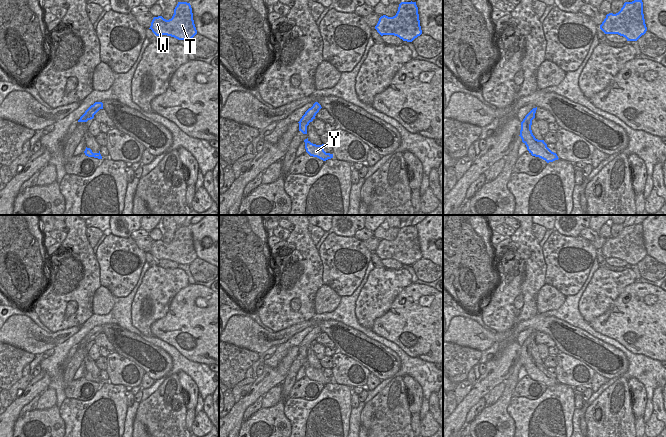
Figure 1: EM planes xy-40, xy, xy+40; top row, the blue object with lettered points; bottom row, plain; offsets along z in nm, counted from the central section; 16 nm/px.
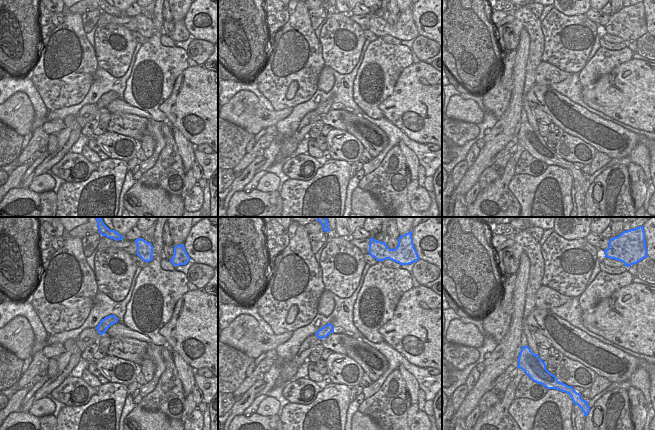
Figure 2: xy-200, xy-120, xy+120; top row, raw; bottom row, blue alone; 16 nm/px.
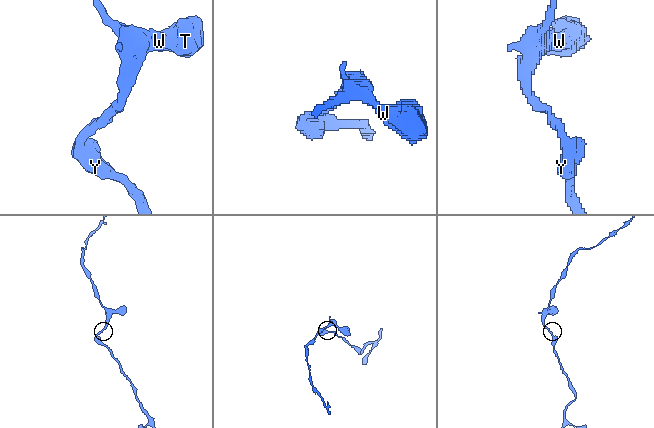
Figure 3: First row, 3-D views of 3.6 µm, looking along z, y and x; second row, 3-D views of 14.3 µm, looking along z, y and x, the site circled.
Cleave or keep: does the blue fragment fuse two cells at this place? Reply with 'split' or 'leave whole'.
leave whole

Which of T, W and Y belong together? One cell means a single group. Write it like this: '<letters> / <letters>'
T W Y

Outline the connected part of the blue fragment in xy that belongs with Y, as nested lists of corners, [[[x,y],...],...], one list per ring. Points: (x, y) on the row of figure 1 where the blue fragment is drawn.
[[[308,138],[304,140],[306,152],[313,157],[317,157],[323,161],[333,158],[333,154],[326,153],[323,149],[323,145],[316,145],[311,143]]]

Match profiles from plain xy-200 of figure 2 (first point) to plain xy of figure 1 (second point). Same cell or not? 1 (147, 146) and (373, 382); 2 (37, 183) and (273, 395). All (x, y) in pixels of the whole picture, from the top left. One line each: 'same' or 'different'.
1: different
2: same

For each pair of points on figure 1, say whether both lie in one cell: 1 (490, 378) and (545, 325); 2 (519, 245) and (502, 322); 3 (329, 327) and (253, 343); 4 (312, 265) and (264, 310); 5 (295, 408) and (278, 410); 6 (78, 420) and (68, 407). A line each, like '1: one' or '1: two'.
1: two
2: one
3: one
4: one
5: two
6: one

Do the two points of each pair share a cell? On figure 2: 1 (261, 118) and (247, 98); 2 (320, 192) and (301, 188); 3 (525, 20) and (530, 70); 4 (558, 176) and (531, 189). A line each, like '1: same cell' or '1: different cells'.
1: same cell
2: same cell
3: same cell
4: same cell

